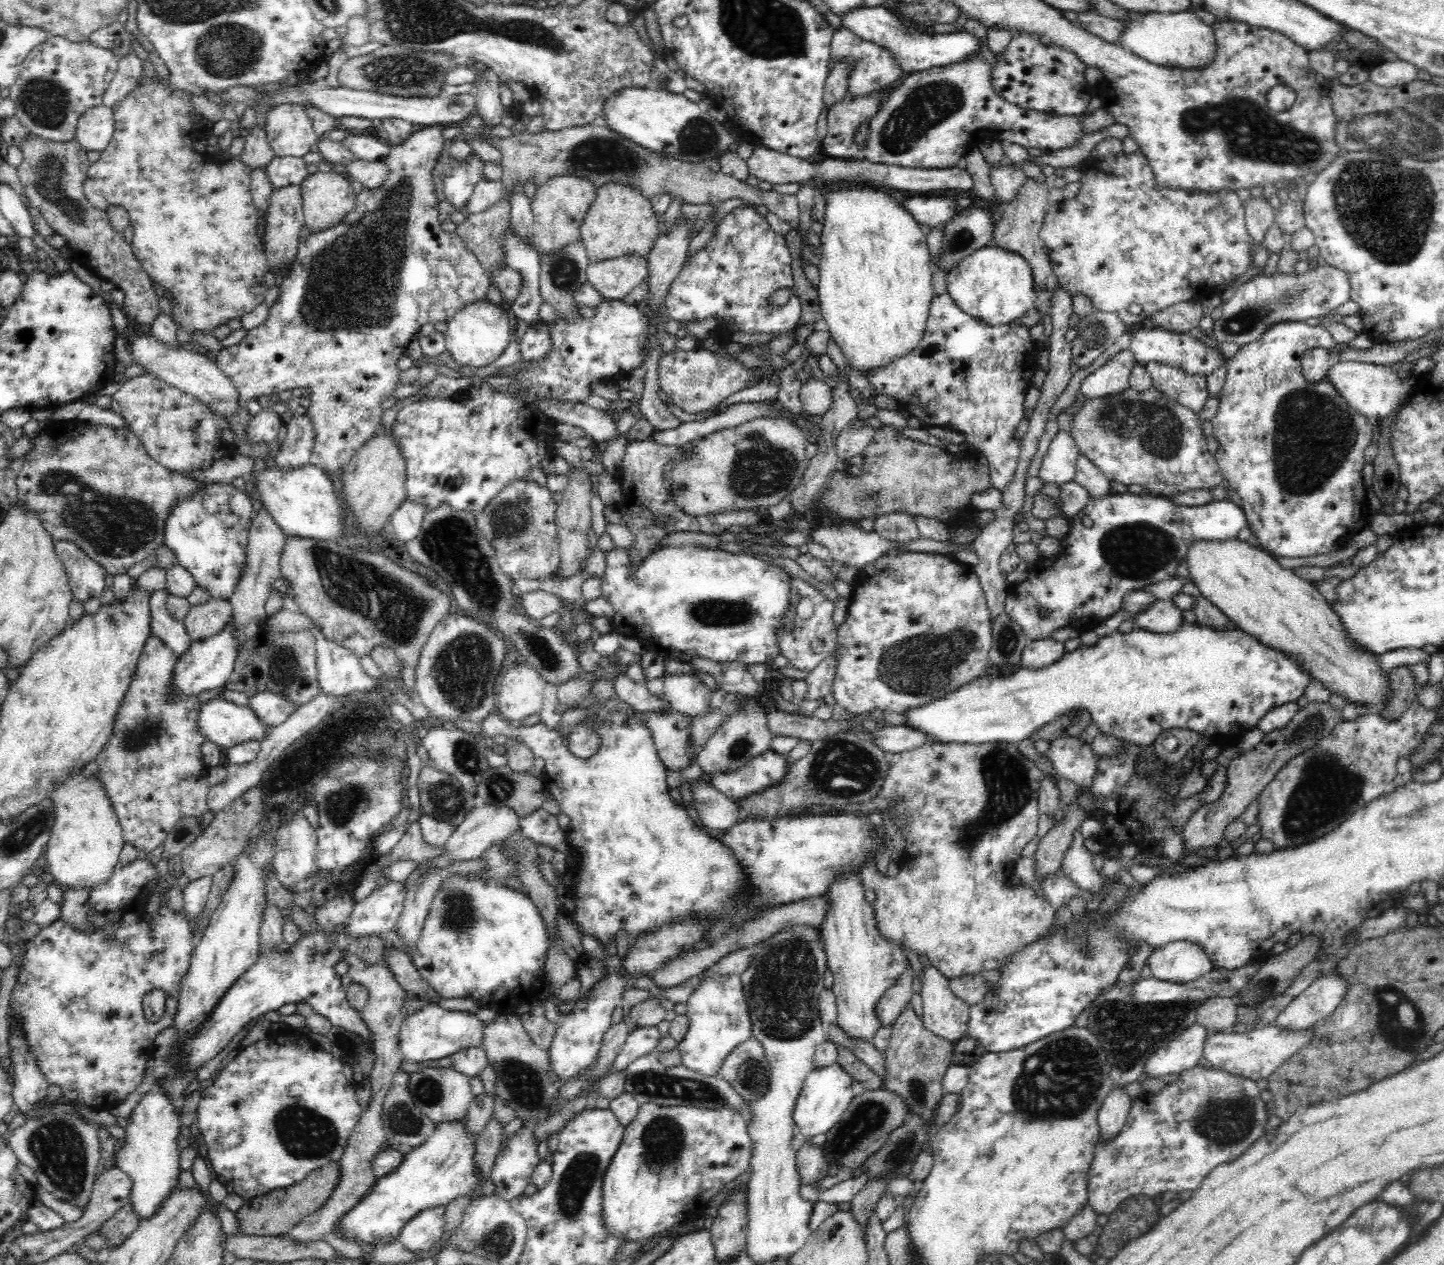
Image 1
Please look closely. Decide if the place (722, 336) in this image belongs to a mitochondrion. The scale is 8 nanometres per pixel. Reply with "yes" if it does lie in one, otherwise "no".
no

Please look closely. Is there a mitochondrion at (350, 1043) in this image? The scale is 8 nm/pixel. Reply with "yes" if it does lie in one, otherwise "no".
yes

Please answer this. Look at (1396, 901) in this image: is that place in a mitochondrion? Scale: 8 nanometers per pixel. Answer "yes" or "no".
no

